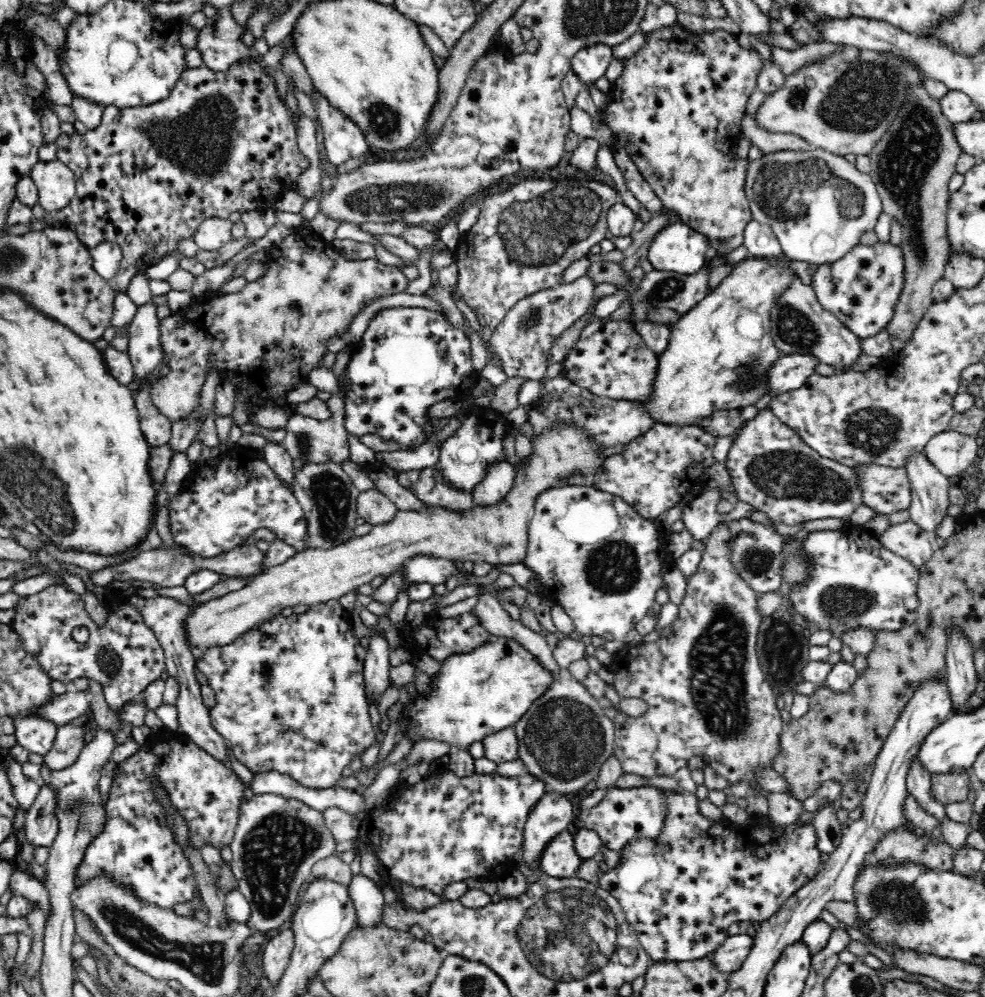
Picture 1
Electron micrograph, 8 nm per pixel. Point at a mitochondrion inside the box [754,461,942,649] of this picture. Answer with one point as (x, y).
(839, 603)

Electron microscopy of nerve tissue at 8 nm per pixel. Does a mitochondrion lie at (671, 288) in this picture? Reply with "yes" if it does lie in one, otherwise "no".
yes

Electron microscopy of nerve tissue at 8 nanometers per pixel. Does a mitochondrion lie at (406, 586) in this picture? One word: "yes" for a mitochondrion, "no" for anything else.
no

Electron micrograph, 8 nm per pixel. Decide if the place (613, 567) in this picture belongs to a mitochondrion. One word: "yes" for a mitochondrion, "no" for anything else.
yes

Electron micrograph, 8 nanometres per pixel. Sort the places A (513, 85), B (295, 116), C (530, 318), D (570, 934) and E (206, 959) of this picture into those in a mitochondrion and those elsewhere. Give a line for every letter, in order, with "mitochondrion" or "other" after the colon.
A: other
B: other
C: mitochondrion
D: mitochondrion
E: mitochondrion

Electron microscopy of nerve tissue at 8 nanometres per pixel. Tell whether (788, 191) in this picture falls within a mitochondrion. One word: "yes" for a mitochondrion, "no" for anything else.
yes

